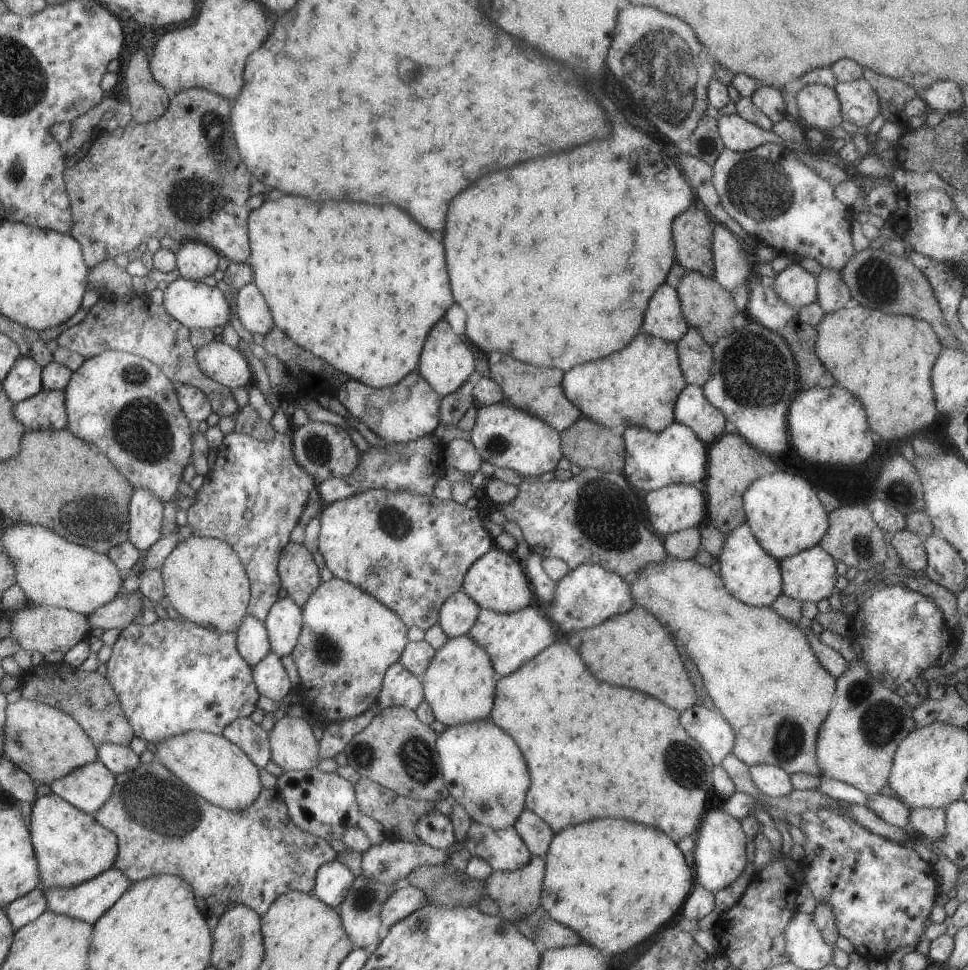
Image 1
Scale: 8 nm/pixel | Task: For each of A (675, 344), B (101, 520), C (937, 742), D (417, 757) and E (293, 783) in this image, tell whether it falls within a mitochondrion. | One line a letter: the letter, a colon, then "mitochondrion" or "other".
A: other
B: mitochondrion
C: other
D: mitochondrion
E: other

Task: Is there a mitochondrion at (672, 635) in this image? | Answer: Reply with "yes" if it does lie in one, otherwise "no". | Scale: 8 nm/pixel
no

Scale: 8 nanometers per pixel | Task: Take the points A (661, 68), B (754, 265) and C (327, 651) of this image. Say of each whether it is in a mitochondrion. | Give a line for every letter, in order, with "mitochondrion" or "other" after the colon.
A: mitochondrion
B: other
C: mitochondrion

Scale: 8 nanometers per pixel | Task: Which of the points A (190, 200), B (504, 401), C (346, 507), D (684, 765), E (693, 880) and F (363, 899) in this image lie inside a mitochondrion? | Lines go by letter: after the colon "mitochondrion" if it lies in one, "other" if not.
A: mitochondrion
B: other
C: other
D: mitochondrion
E: other
F: mitochondrion

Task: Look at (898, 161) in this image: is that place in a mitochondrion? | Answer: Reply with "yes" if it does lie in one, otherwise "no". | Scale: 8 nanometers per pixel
no

